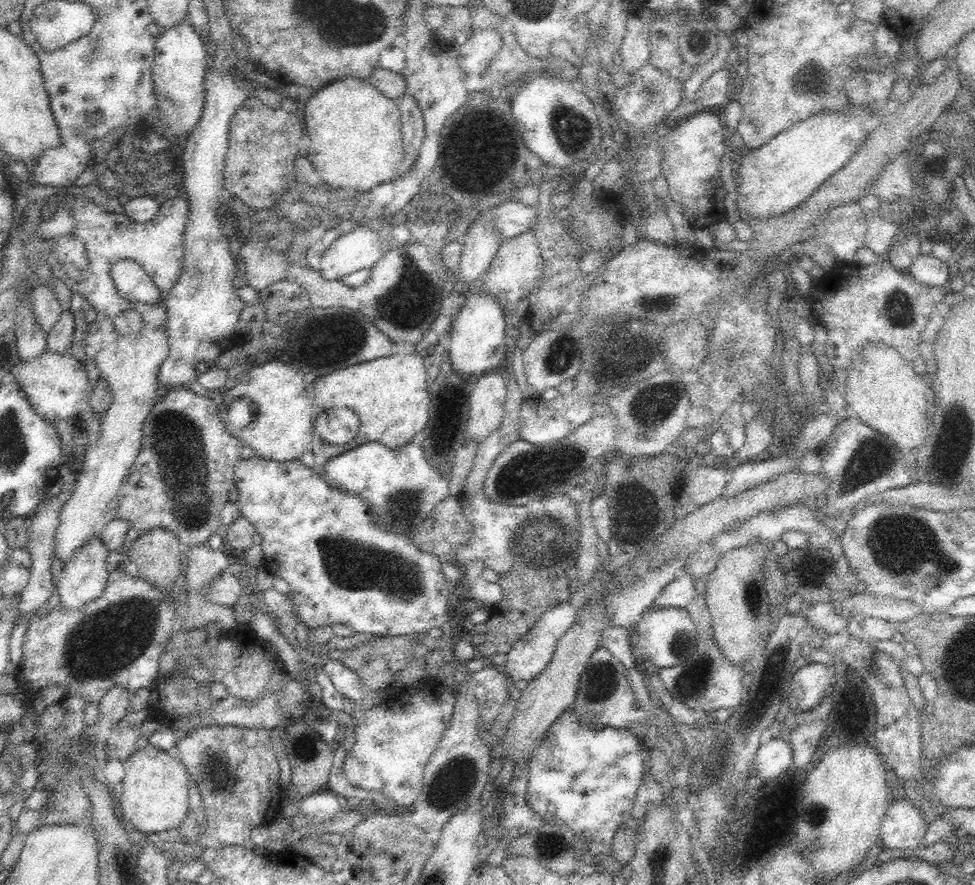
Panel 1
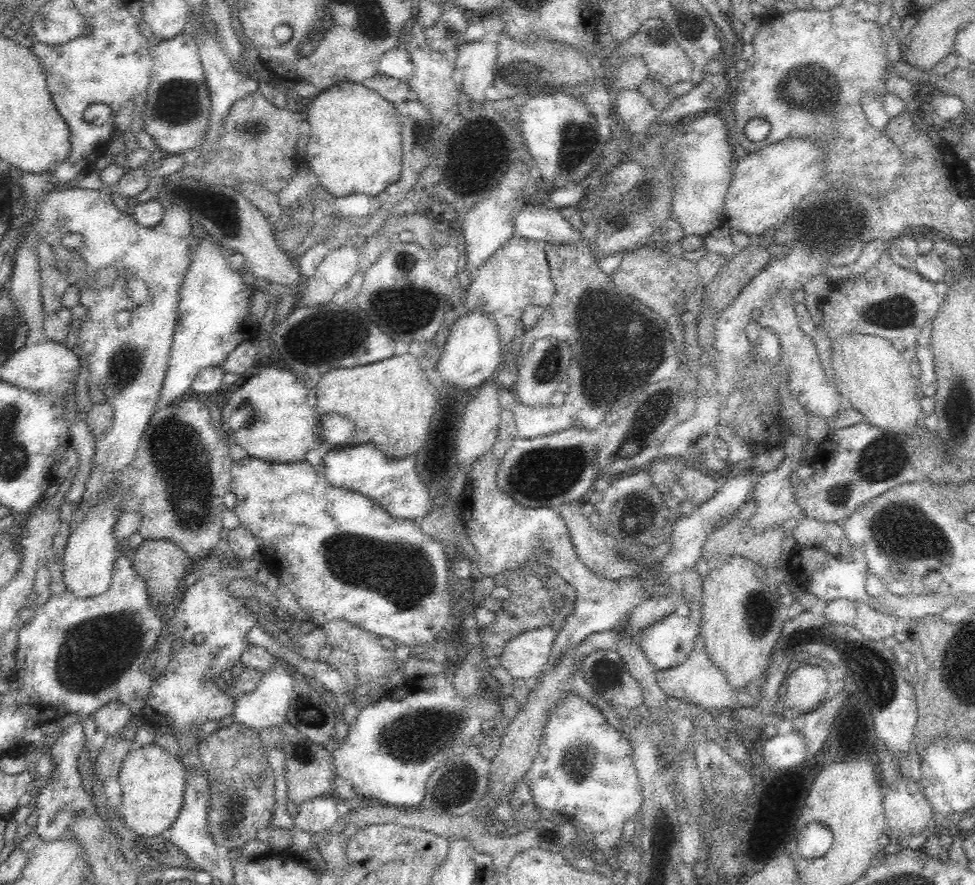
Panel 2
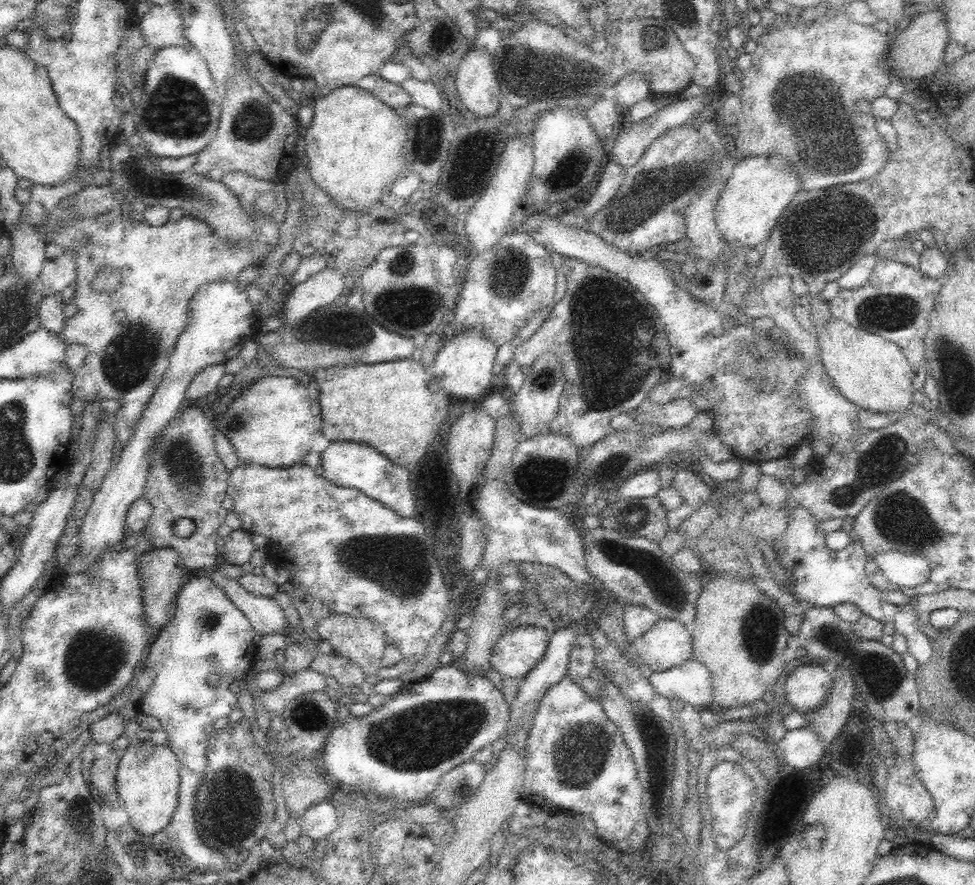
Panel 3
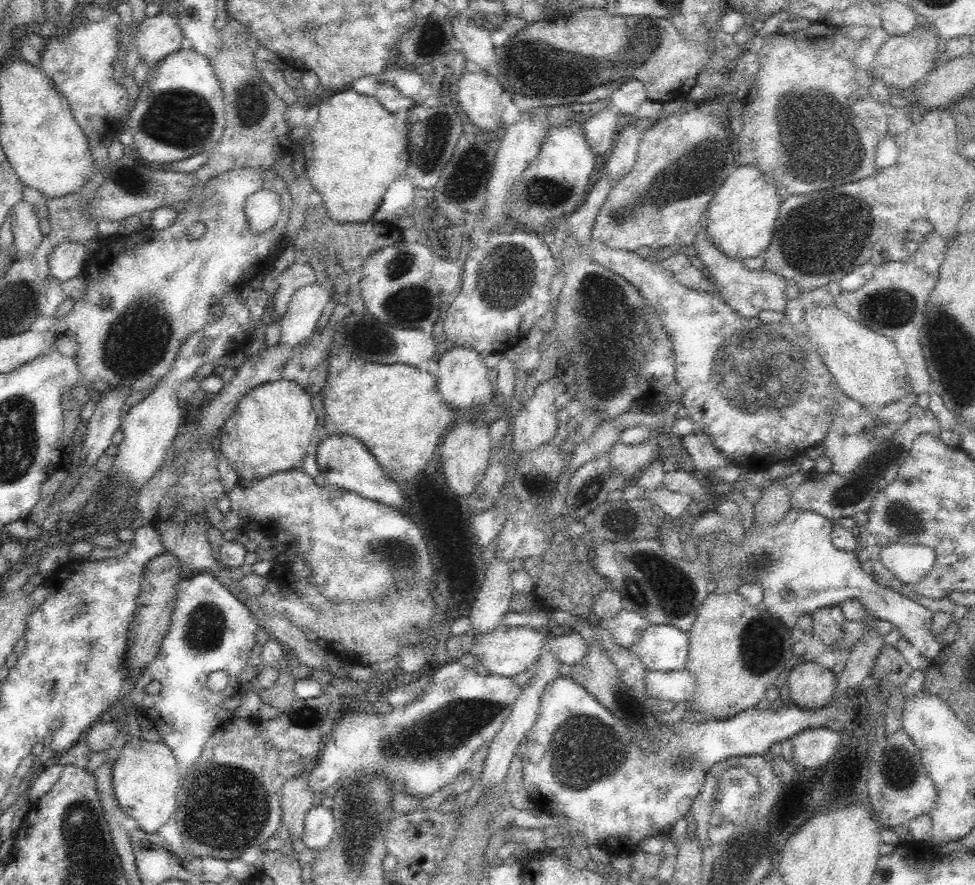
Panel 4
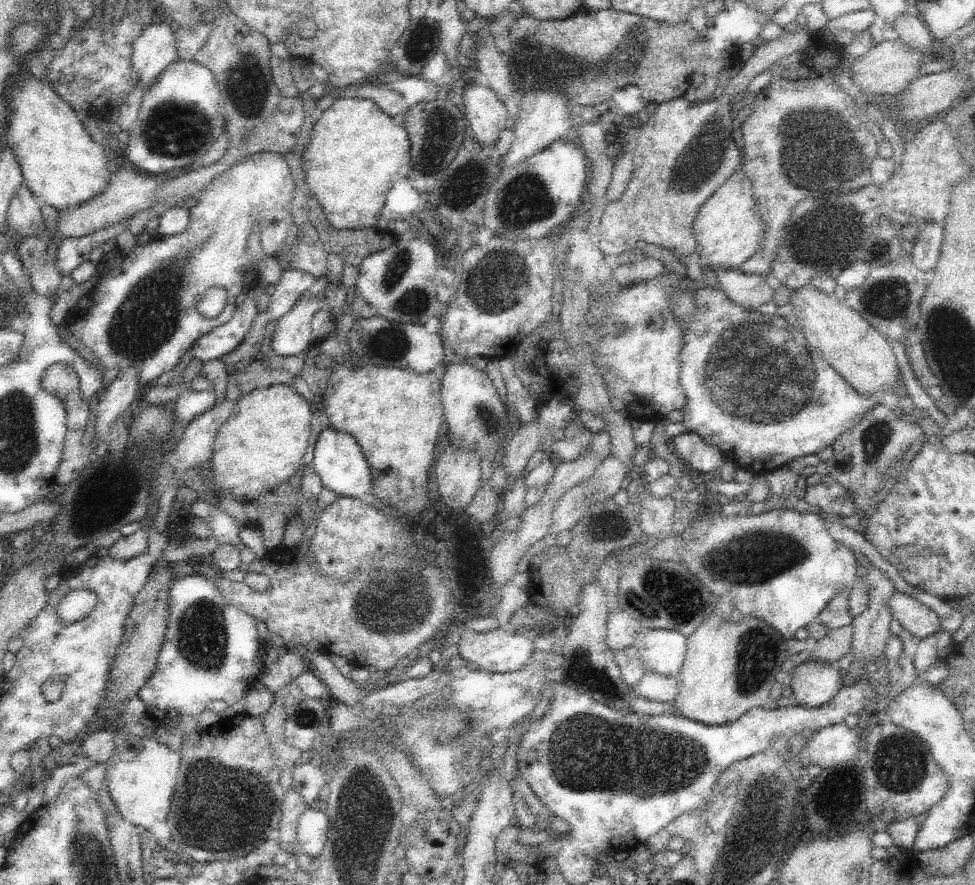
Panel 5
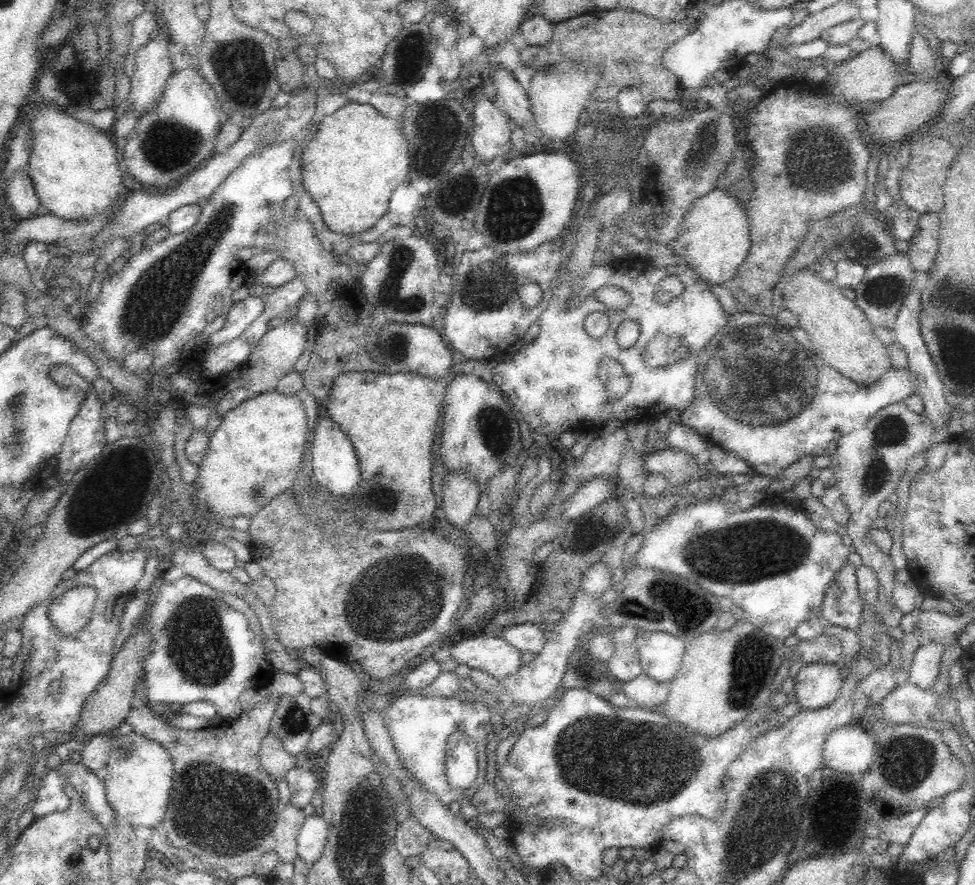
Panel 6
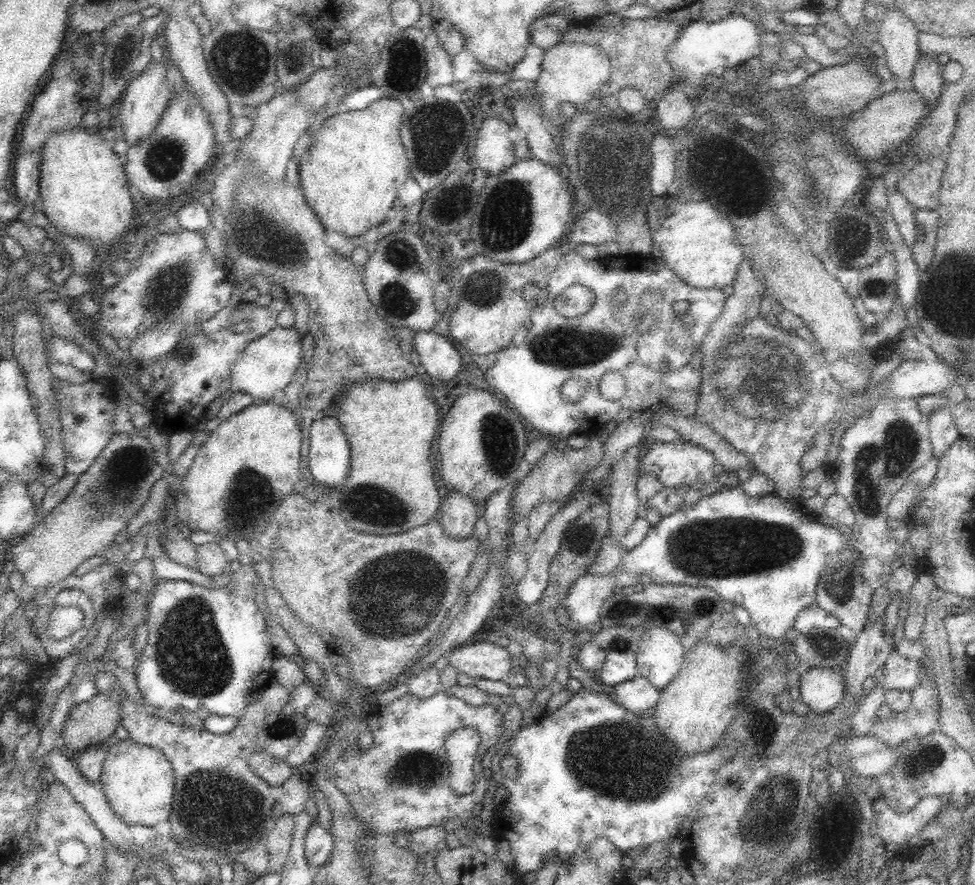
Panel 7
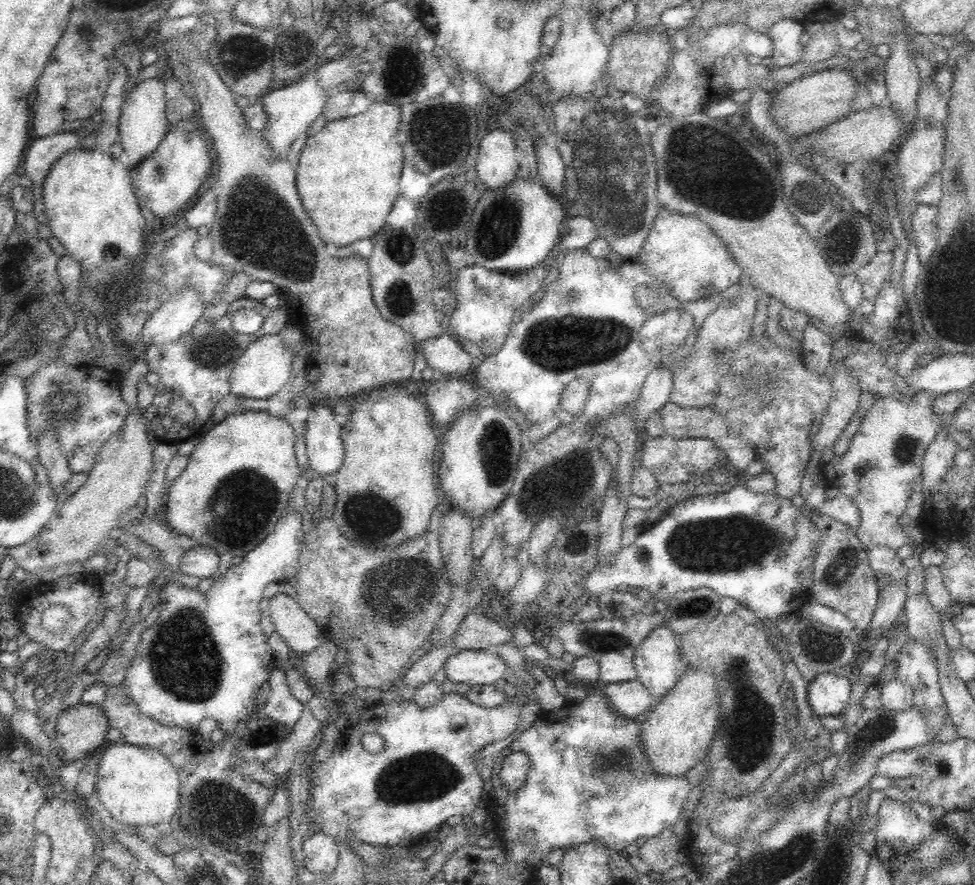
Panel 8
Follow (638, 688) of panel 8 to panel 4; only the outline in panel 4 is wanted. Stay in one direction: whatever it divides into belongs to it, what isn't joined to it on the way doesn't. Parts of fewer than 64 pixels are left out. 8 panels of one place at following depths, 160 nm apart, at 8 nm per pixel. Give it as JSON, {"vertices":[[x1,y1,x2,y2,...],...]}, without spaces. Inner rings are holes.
{"vertices":[[686,668,668,673,647,671,644,682,645,690,652,701,664,700,688,704,694,700,696,679]]}

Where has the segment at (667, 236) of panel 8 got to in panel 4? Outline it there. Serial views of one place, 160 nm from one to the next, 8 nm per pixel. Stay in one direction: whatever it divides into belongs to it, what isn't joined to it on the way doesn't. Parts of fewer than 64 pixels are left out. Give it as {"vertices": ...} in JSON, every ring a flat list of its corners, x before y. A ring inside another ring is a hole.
{"vertices":[[735,166,707,208,703,223,708,238,729,258,742,260,764,254,770,247,781,203,777,186,767,180,757,166]]}

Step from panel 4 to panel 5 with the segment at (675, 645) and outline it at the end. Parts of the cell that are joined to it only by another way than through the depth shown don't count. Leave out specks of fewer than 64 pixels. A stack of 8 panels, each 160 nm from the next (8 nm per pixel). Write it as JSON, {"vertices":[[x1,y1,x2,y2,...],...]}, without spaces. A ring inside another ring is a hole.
{"vertices":[[643,628,634,646,649,672,677,676,684,662,687,640,676,630]]}

